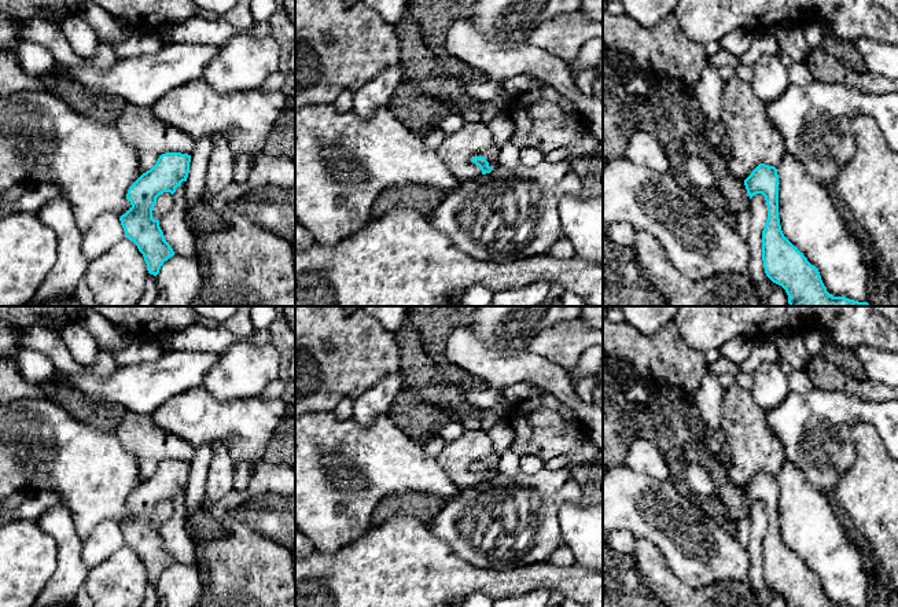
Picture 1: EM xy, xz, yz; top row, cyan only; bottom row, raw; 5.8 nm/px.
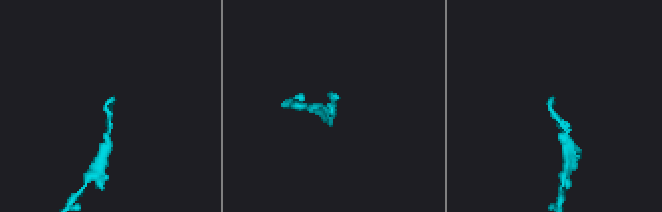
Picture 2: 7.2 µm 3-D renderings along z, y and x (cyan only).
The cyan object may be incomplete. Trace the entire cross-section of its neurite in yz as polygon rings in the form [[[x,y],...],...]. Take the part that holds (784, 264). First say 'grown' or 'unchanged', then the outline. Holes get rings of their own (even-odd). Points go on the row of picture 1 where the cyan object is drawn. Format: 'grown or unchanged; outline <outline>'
unchanged; outline [[[759,163],[744,180],[750,199],[762,194],[768,206],[762,231],[766,276],[785,290],[790,306],[871,306],[829,294],[818,269],[784,236],[779,218],[779,184],[777,169],[765,163]]]

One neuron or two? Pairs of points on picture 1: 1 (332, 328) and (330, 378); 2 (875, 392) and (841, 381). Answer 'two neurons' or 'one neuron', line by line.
1: one neuron
2: one neuron

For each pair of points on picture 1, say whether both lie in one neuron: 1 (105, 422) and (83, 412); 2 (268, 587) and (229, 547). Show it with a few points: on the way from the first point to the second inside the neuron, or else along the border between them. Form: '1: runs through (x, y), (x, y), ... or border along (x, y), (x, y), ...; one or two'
1: runs through (99, 416), (88, 412); one
2: runs through (258, 577), (239, 556); one

